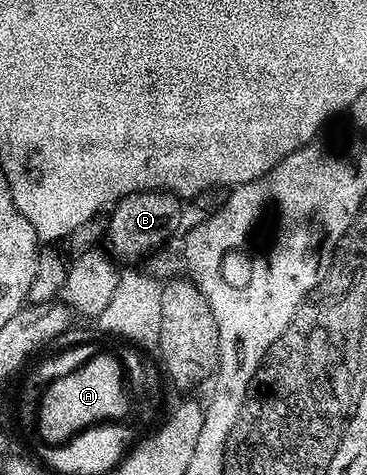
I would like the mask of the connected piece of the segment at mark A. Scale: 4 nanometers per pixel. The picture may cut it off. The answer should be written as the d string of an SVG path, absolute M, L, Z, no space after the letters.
M98 352L67 376L53 380L42 391L37 402L37 434L47 434L47 438L64 438L75 430L75 426L91 422L91 418L107 418L107 414L129 410L127 396L129 398L123 363L114 353Z

